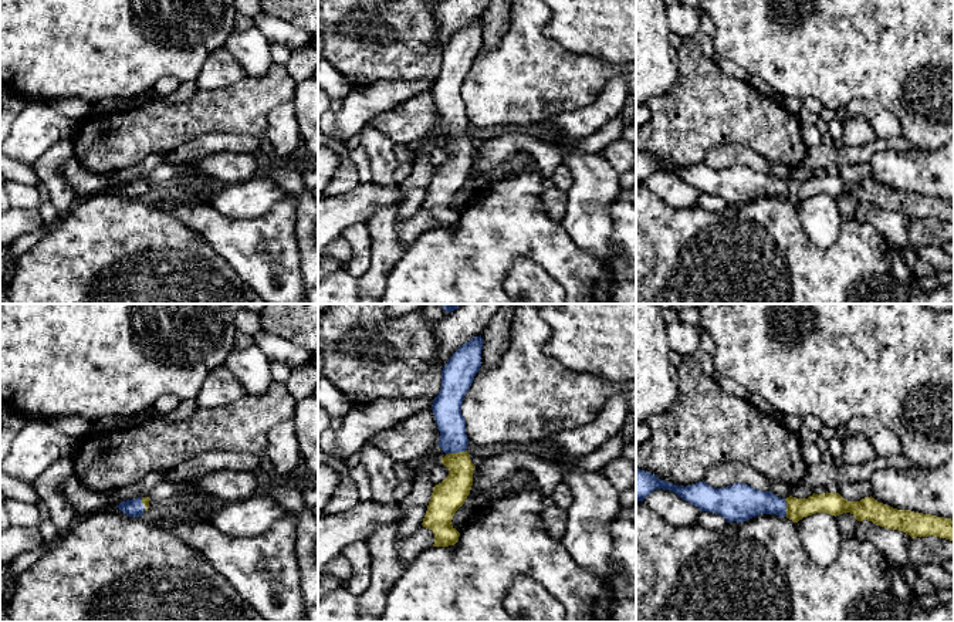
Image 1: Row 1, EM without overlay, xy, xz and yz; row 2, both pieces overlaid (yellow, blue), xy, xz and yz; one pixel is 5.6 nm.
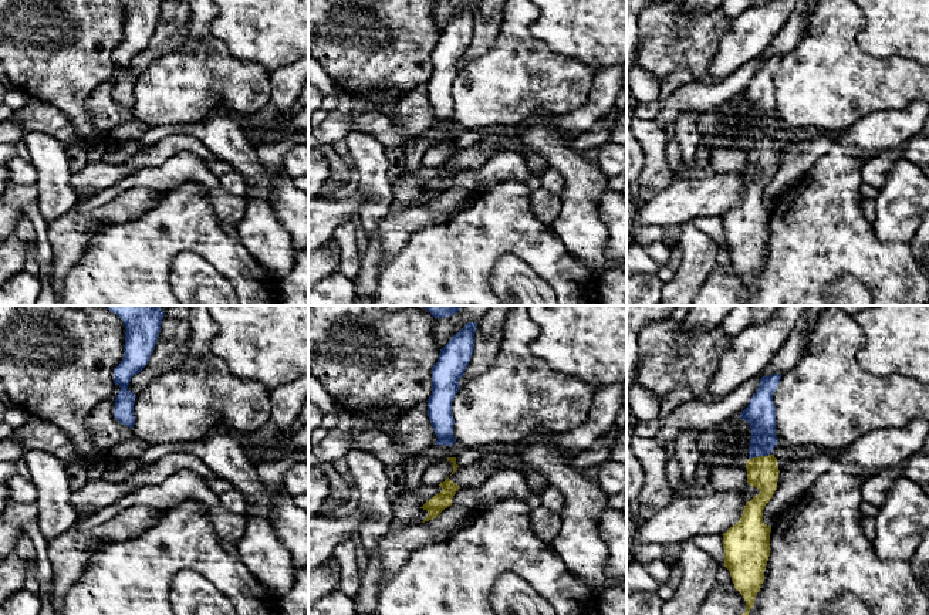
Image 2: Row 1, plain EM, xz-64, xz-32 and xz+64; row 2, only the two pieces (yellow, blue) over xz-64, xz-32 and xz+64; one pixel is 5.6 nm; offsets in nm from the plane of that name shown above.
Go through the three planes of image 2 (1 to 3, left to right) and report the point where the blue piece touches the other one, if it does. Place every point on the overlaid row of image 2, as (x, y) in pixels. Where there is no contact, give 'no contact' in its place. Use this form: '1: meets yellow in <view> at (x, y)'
1: no contact
2: no contact
3: meets yellow in xz+64 at (760, 456)

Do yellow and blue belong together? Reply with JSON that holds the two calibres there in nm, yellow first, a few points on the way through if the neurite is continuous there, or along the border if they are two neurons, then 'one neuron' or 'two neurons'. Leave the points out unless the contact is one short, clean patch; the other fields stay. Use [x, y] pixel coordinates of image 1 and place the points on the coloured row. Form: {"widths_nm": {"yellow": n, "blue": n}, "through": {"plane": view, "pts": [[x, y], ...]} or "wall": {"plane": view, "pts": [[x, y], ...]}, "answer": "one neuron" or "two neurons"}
{"widths_nm": {"yellow": 180, "blue": 160}, "through": {"plane": "xz", "pts": [[449, 496], [456, 487], [456, 453], [447, 411]]}, "answer": "one neuron"}

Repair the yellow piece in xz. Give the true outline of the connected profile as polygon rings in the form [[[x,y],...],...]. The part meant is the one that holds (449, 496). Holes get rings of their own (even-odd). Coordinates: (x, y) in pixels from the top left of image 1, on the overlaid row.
[[[480,335],[463,344],[453,354],[442,371],[442,389],[432,405],[434,420],[440,432],[439,447],[446,453],[446,456],[442,457],[442,463],[449,469],[449,476],[433,487],[432,498],[422,523],[423,527],[432,530],[434,534],[433,547],[449,547],[459,541],[460,533],[451,525],[451,520],[454,513],[464,504],[473,486],[473,470],[476,466],[471,463],[470,454],[467,453],[468,439],[466,435],[466,420],[461,415],[461,405],[476,373],[480,371],[481,349],[483,338]]]

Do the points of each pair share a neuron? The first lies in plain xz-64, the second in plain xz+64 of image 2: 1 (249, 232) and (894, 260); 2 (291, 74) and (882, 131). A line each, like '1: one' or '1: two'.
1: two
2: one

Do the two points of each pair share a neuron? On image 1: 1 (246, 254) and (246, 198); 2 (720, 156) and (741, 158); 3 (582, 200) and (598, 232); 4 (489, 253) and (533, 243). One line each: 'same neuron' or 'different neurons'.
1: different neurons
2: same neuron
3: same neuron
4: same neuron

